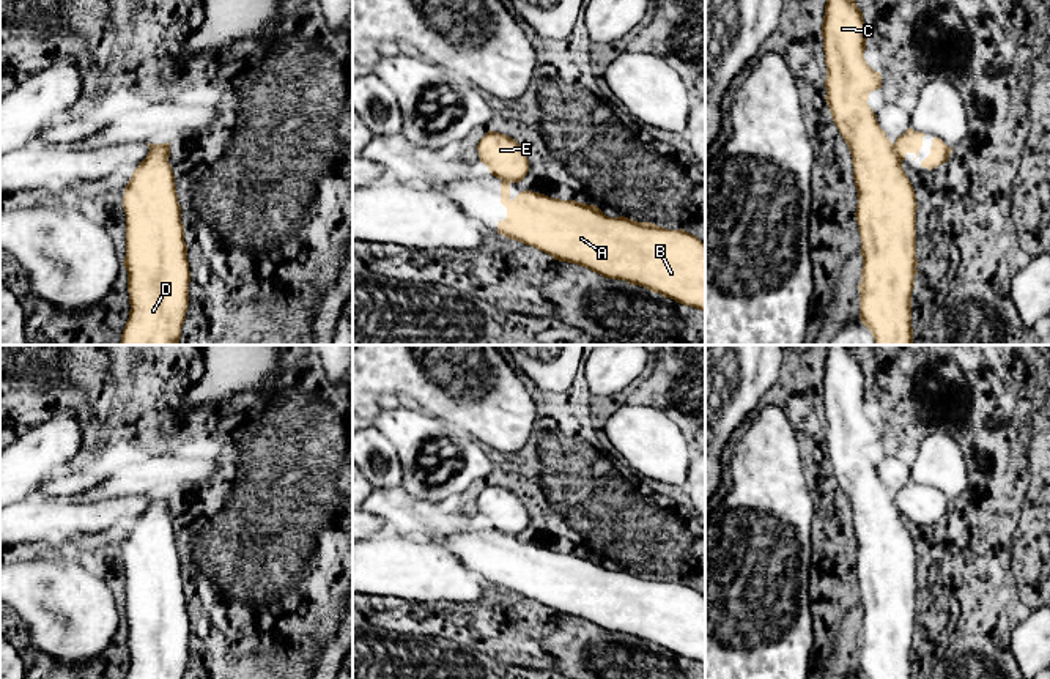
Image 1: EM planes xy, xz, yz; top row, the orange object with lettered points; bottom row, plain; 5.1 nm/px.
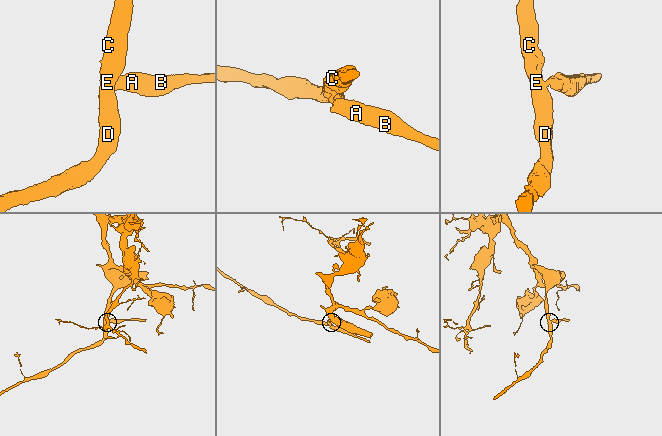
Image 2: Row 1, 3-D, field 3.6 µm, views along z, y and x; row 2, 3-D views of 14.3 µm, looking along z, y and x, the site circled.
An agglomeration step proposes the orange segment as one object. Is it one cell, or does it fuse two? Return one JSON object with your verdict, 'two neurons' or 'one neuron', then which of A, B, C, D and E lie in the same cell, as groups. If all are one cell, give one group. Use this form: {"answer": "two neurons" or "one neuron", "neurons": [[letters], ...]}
{"answer": "two neurons", "neurons": [["A", "B"], ["C", "D", "E"]]}

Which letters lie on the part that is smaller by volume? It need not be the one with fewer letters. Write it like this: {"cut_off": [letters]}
{"cut_off": ["A", "B"]}

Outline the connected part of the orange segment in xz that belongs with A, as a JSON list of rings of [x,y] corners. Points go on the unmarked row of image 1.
[[[505,532],[501,534],[501,556],[507,570],[497,577],[499,588],[554,613],[705,663],[705,597],[683,581],[609,570],[595,558],[532,544],[523,544],[512,553]]]

